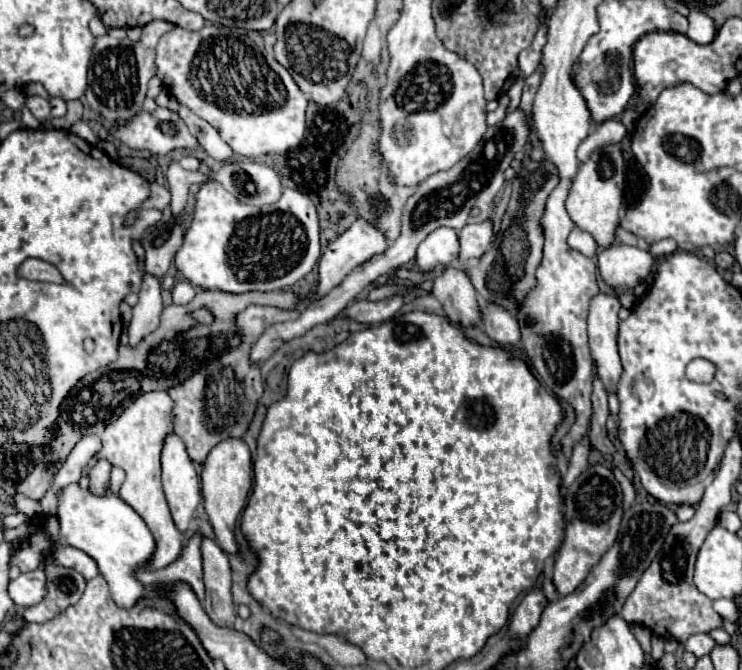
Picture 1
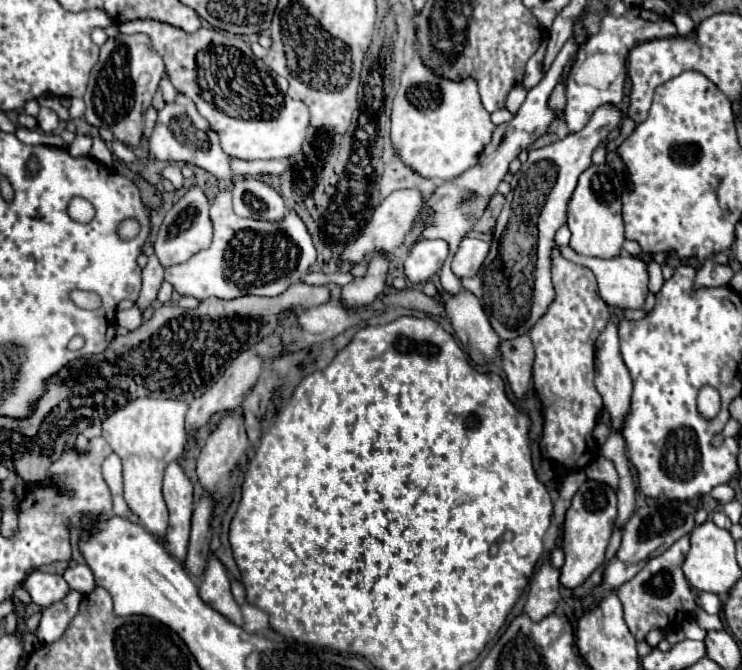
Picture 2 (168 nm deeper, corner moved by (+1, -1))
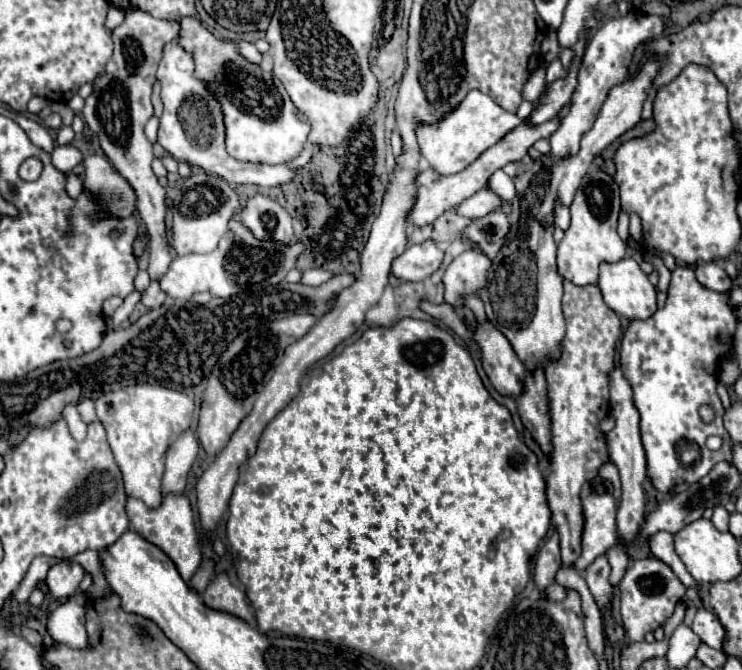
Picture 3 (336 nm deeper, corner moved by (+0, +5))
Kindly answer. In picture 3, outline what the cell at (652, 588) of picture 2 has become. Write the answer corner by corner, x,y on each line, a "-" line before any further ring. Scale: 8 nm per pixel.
655,557
635,561
623,575
619,583
619,601
621,601
621,617
627,629
629,641
643,641
645,633
661,627
671,615
675,605
685,597
685,587
679,577
671,571
667,563

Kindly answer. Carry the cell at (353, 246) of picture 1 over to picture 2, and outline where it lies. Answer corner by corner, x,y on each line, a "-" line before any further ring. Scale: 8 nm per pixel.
400,189
400,191
394,191
390,193
378,207
376,211
372,213
372,217
368,219
364,231
350,243
344,247
344,251
340,253
340,261
342,263
350,263
350,265
356,265
360,263
368,253
392,253
394,249
398,249
404,241
404,235
410,231
410,227
414,225
416,221
416,215
418,211
422,209
422,195
420,191
416,189

